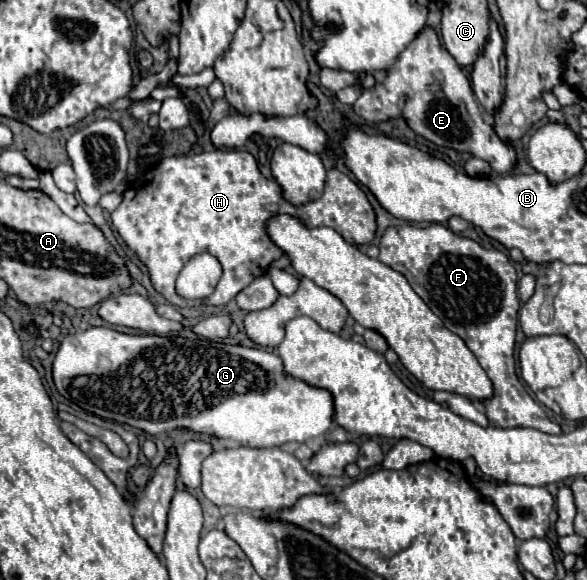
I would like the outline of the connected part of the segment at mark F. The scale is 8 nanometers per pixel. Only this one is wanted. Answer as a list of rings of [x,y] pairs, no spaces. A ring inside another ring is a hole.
[[[444,224],[430,226],[392,226],[380,238],[378,260],[404,274],[414,292],[428,308],[444,320],[444,326],[458,334],[494,384],[494,396],[484,400],[486,416],[500,428],[528,426],[546,434],[562,434],[560,424],[552,422],[540,404],[526,392],[516,376],[514,338],[518,324],[516,268],[500,250],[486,250],[470,238],[456,236]]]

